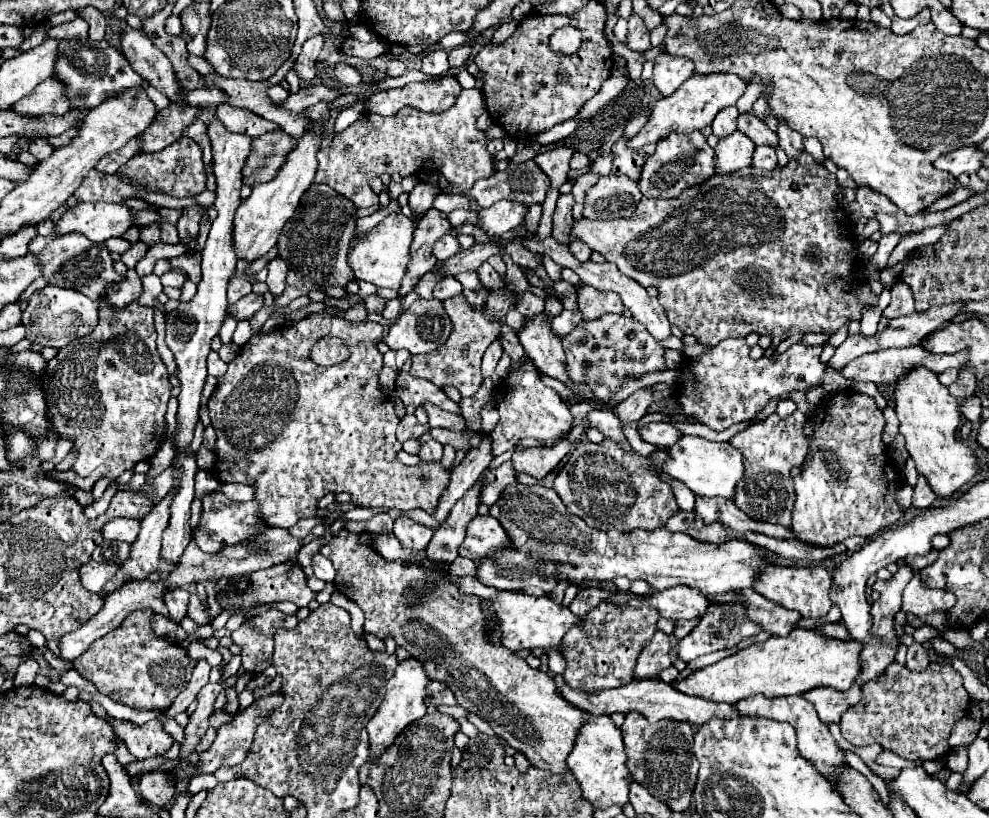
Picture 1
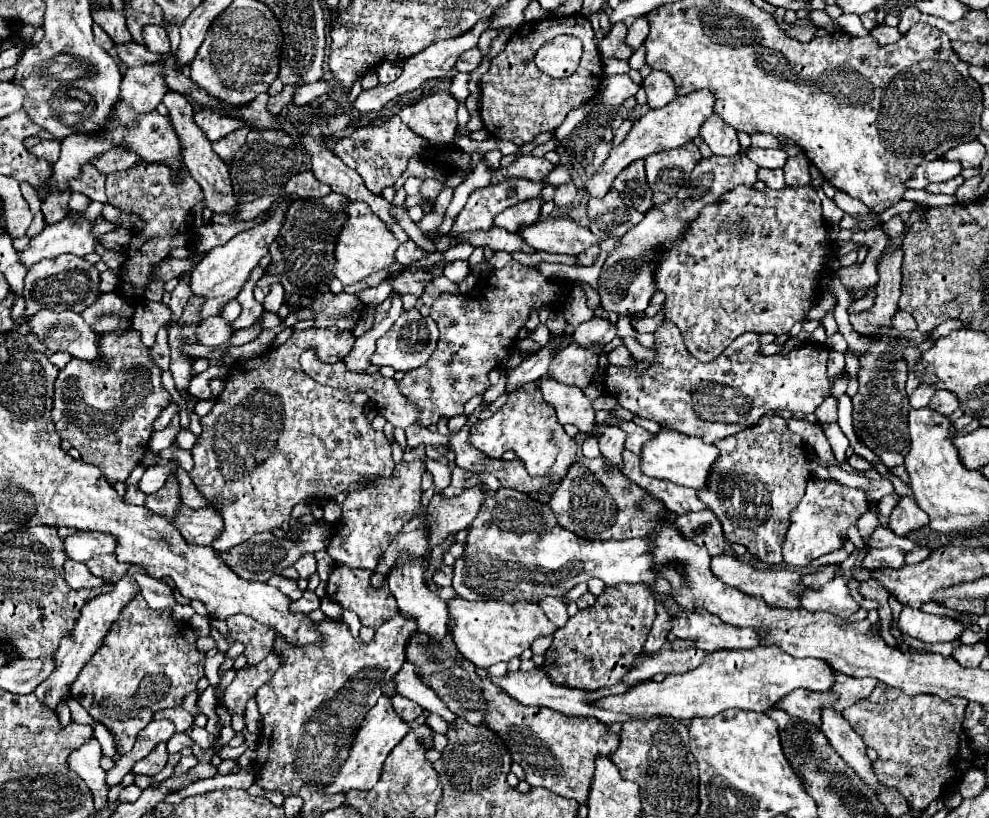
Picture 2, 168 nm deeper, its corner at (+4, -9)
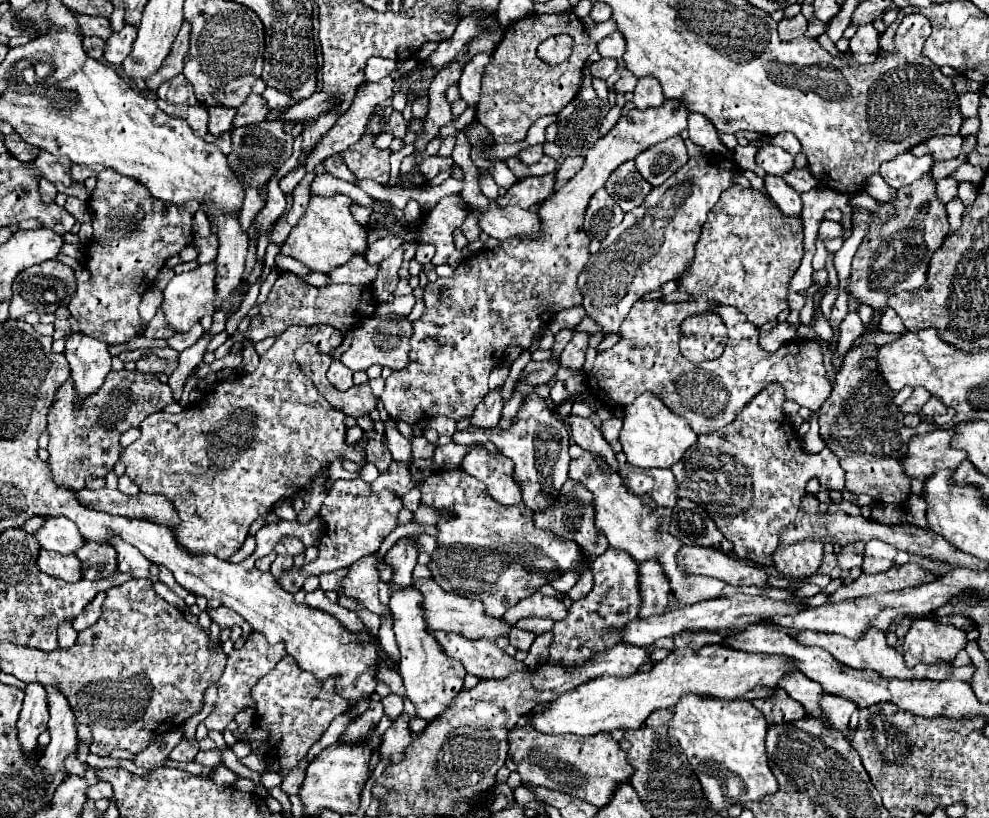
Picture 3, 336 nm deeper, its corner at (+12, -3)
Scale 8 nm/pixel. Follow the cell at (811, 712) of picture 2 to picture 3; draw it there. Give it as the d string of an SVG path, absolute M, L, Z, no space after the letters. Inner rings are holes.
M775 691L773 697L769 699L755 699L753 705L765 713L767 725L779 725L779 723L789 723L789 721L797 721L801 717L805 717L805 709L801 707L801 703L793 701L785 691Z

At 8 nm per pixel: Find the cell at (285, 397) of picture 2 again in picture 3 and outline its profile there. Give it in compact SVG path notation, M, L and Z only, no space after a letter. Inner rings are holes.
M295 325L295 327L289 327L283 335L277 337L277 341L273 343L273 347L271 347L267 353L261 355L261 363L259 363L259 367L257 367L255 373L251 373L251 375L237 375L237 377L233 377L229 383L227 383L227 381L215 383L211 395L205 395L203 401L199 401L197 405L191 405L191 407L183 409L183 411L177 413L177 415L169 415L169 413L157 411L157 413L145 417L145 421L139 425L141 437L139 437L135 443L131 443L129 447L125 447L125 449L121 451L121 461L127 465L127 475L139 485L139 489L141 489L143 493L161 493L165 499L169 499L169 501L173 503L173 507L177 509L177 515L179 515L181 523L179 523L177 527L171 527L171 531L175 533L177 543L179 543L183 549L187 549L189 553L213 553L215 557L229 559L229 557L243 545L243 541L247 539L249 527L251 527L251 523L253 523L257 517L261 517L263 513L271 511L279 499L291 497L291 495L297 493L299 489L305 489L305 485L307 485L317 473L321 473L323 469L327 469L327 467L331 465L331 461L335 461L337 457L343 457L343 459L351 459L351 461L357 461L357 463L365 463L365 459L363 459L363 447L365 447L365 443L359 445L359 447L347 445L347 443L345 443L345 433L347 433L347 429L345 429L345 425L343 425L345 415L343 415L343 413L337 413L335 409L331 409L331 405L317 393L317 389L313 389L313 383L301 373L301 369L299 369L299 367L295 365L295 361L293 361L295 349L297 349L301 343L305 343L305 341L317 345L317 349L321 349L321 353L331 353L331 349L335 349L335 347L341 345L343 337L341 337L341 333L339 333L337 329L329 329L327 325L317 325L317 327L309 327L309 329L297 327L297 325Z

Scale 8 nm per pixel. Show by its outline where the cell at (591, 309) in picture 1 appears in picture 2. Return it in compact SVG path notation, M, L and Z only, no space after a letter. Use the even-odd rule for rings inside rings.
M593 317L579 325L579 329L573 333L573 339L581 343L581 347L589 347L593 343L611 343L617 335L615 323L603 317Z

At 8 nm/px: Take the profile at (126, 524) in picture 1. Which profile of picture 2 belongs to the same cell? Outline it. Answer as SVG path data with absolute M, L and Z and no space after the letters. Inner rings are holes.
M77 531L75 535L65 539L67 557L81 563L101 553L113 553L115 547L117 539L111 533L99 533L99 531Z

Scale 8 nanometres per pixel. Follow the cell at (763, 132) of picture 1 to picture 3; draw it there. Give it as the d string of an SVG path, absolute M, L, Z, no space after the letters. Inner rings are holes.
M775 145L759 149L759 153L755 155L755 161L767 173L773 173L777 177L783 177L787 171L793 169L793 157L785 149L775 147Z

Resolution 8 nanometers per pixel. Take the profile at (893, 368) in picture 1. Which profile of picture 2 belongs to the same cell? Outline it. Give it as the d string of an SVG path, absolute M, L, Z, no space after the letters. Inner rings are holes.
M661 323L655 337L659 357L651 361L649 371L639 373L633 367L609 365L605 389L633 415L699 437L709 445L729 435L737 435L745 427L753 427L767 411L787 409L791 413L813 413L823 399L829 397L829 391L839 377L851 377L845 369L837 377L829 377L829 351L815 343L805 343L791 353L765 357L759 355L759 335L745 333L739 335L717 359L701 363L689 355L681 333L673 323Z

